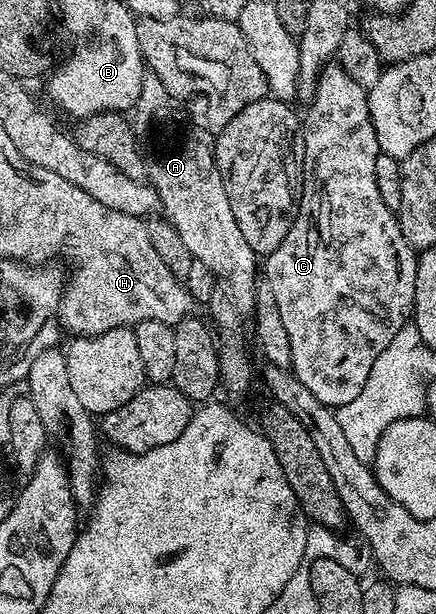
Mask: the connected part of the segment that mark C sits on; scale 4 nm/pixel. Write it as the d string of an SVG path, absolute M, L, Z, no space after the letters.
M329 64L325 66L320 73L320 78L316 84L315 96L307 105L302 120L302 129L304 131L304 156L302 159L302 189L298 194L298 205L296 207L296 219L286 232L286 240L274 248L274 252L267 255L262 262L262 278L270 288L274 296L274 304L278 308L278 316L282 316L282 328L286 328L286 340L290 348L292 373L314 392L322 404L333 408L339 408L350 404L366 388L366 376L370 376L370 368L374 368L374 360L403 326L409 325L412 318L412 305L416 295L416 259L417 251L413 250L406 236L402 236L399 217L390 209L386 208L382 196L378 196L378 180L374 180L374 164L381 153L378 137L375 135L373 123L369 114L367 105L367 91L360 85L354 83L350 76L346 75L344 69L338 64Z

